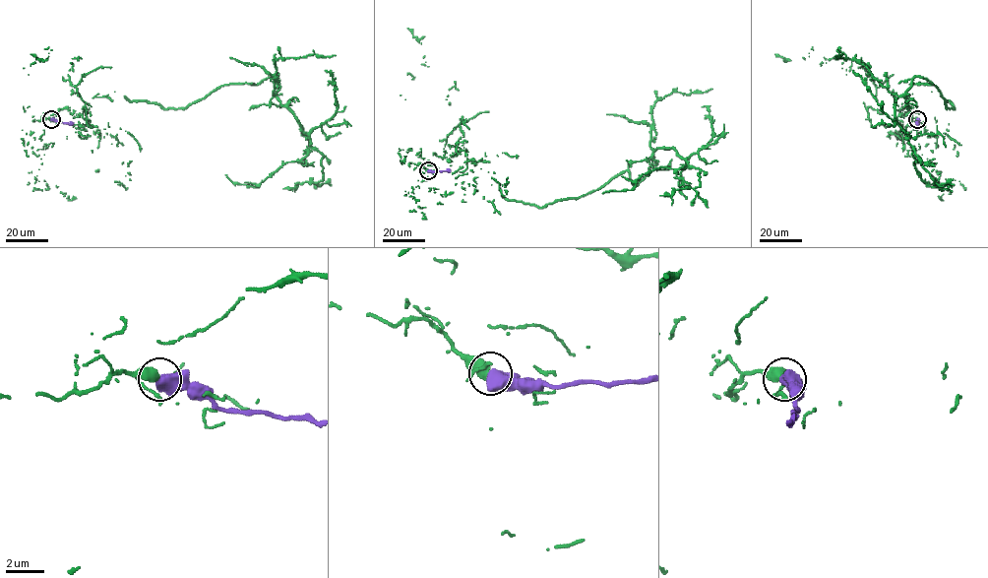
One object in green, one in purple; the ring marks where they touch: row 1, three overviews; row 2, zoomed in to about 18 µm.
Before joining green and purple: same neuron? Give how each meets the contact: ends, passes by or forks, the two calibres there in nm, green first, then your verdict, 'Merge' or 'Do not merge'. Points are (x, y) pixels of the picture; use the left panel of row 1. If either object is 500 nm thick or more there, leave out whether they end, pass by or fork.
Thickness 360 nm (green) against 650 nm. Do not merge

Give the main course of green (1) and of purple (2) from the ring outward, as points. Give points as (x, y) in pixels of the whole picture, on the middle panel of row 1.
1: (427, 170), (465, 149), (507, 199), (541, 208), (627, 170), (636, 185), (657, 148), (687, 161), (602, 193)
2: (428, 170), (450, 169)

